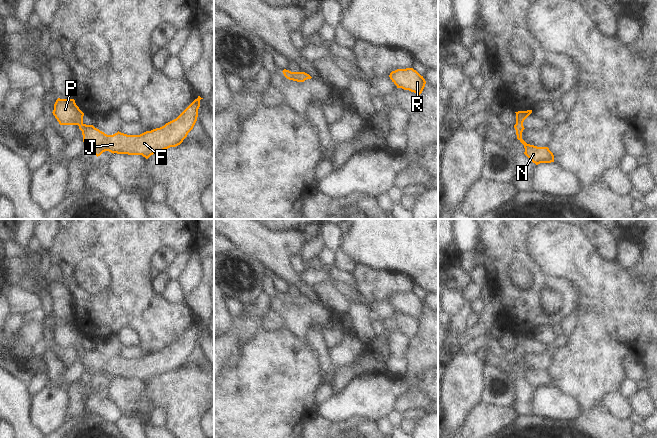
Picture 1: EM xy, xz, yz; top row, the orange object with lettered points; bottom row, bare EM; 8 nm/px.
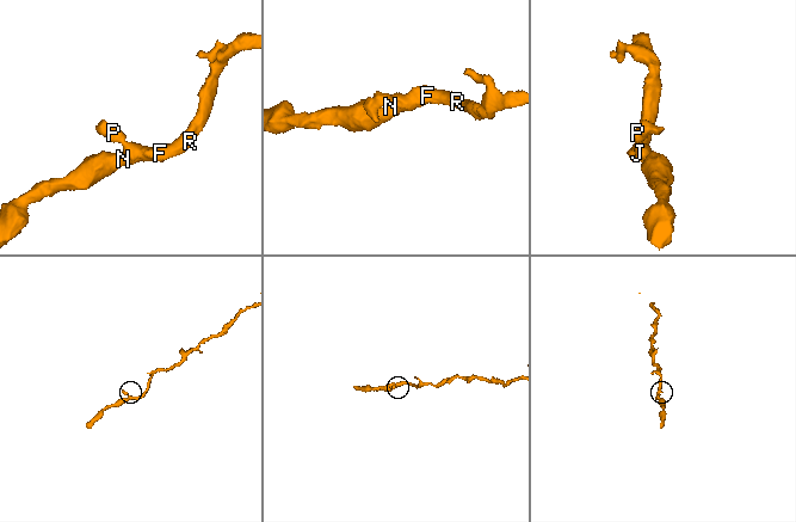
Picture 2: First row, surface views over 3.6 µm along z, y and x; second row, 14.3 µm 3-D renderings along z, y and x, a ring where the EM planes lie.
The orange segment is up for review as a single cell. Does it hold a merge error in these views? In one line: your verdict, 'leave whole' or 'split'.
leave whole

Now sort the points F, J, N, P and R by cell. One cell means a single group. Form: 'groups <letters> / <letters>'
groups F J N P R

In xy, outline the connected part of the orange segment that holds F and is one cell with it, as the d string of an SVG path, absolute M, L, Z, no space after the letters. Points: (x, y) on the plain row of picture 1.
M198 320L176 343L140 359L127 359L119 355L107 359L93 349L84 348L84 337L74 323L58 322L52 337L60 349L78 349L85 370L97 381L109 375L113 378L142 379L148 383L155 377L176 371L183 366L197 345L201 323L203 322Z

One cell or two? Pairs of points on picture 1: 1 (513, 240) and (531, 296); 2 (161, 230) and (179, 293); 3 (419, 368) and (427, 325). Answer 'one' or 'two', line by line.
1: one
2: two
3: one

